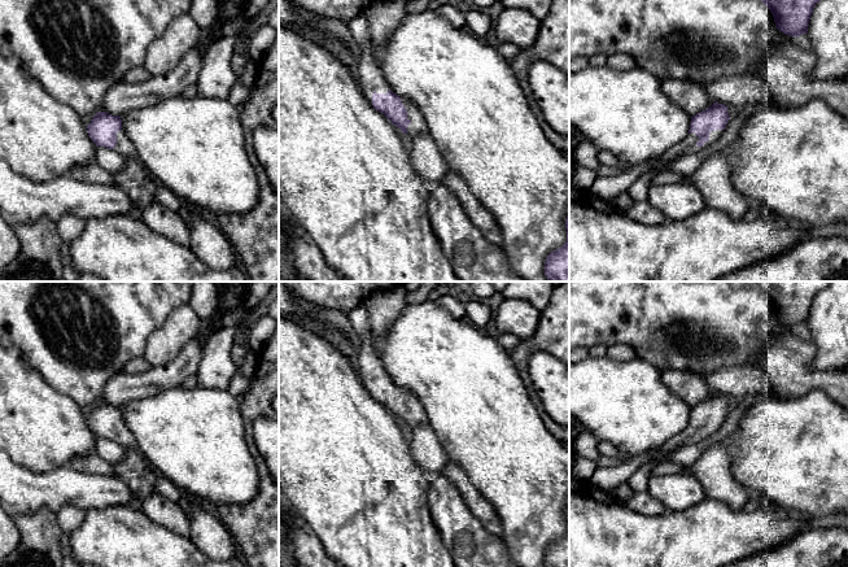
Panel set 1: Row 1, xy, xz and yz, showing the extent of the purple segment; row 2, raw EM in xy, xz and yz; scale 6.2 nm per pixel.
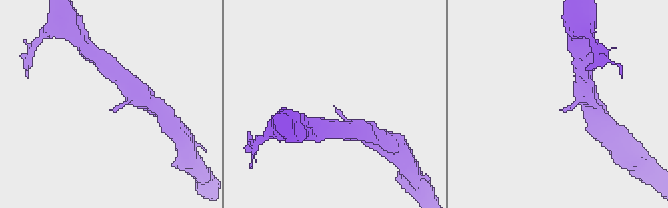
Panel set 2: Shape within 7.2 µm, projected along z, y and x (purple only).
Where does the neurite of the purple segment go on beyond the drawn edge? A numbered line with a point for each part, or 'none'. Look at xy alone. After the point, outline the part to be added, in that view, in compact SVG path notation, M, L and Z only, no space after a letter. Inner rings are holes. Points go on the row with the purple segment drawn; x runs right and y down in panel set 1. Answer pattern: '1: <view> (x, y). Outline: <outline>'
1: xy (125, 147). Outline: M124 130L117 132L117 145L113 148L113 151L124 158L136 154L136 149Z

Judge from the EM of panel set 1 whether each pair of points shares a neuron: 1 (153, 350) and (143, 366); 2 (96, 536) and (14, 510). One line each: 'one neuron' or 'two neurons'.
1: two neurons
2: two neurons

